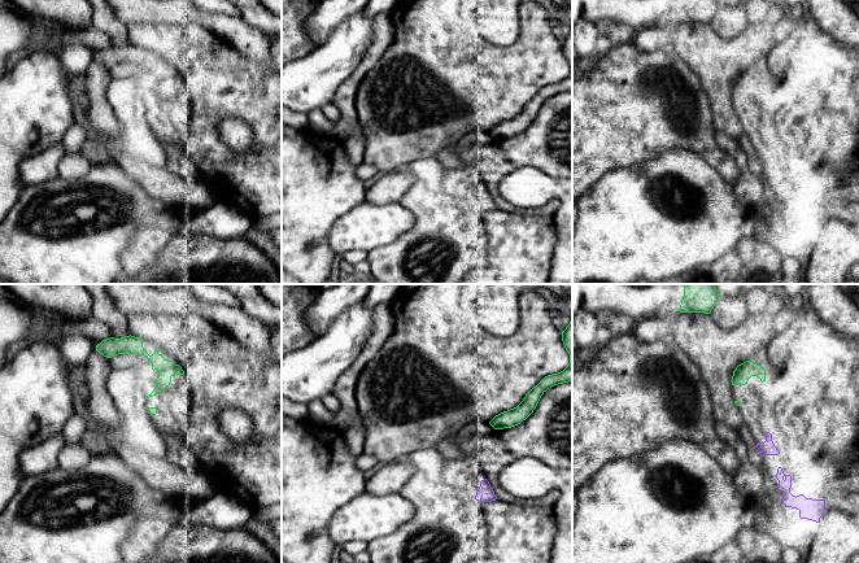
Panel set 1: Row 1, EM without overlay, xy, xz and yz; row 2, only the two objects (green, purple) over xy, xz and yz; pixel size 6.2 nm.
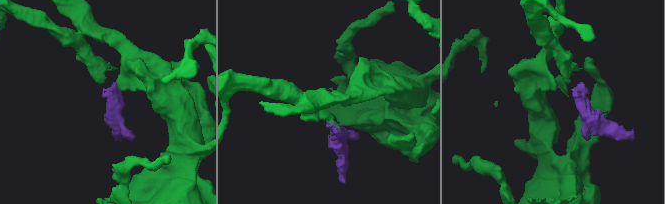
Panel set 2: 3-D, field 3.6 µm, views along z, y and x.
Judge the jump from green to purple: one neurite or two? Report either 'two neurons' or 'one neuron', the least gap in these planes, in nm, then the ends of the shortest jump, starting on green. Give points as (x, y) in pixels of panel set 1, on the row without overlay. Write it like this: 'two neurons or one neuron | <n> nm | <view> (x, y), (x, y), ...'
one neuron | 240 nm | yz (740, 114), (766, 142)

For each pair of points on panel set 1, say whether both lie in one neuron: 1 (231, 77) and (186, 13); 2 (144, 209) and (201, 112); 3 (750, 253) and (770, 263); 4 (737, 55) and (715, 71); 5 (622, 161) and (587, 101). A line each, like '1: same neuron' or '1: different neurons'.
1: different neurons
2: different neurons
3: same neuron
4: same neuron
5: same neuron

